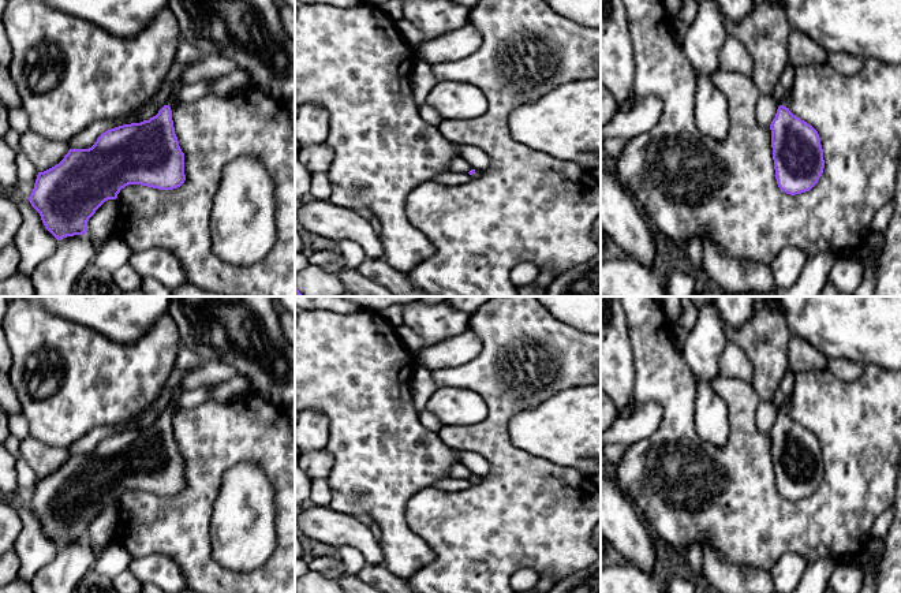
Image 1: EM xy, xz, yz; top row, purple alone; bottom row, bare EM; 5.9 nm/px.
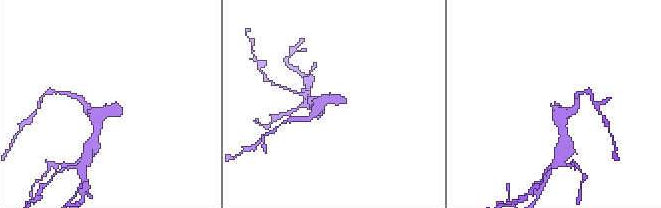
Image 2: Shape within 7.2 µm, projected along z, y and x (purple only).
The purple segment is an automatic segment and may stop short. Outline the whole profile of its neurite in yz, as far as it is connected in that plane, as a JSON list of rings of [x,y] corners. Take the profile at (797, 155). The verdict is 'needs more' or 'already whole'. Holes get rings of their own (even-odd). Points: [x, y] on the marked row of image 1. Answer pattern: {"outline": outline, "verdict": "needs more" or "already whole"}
{"outline": [[[785,93],[770,124],[778,187],[790,195],[810,191],[823,174],[823,149],[818,131],[789,111]]], "verdict": "needs more"}

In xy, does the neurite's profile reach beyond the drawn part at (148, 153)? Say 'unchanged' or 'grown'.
grown

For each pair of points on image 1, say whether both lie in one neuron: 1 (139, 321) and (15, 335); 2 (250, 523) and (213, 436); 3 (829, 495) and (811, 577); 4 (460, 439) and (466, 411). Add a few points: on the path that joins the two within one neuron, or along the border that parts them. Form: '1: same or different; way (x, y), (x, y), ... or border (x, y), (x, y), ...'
1: different; border (56, 314), (93, 328), (115, 342)
2: different; border (260, 465), (231, 466), (216, 499)
3: different; border (837, 562), (829, 558), (819, 558), (808, 563)
4: different; border (489, 409), (477, 422), (442, 426)

